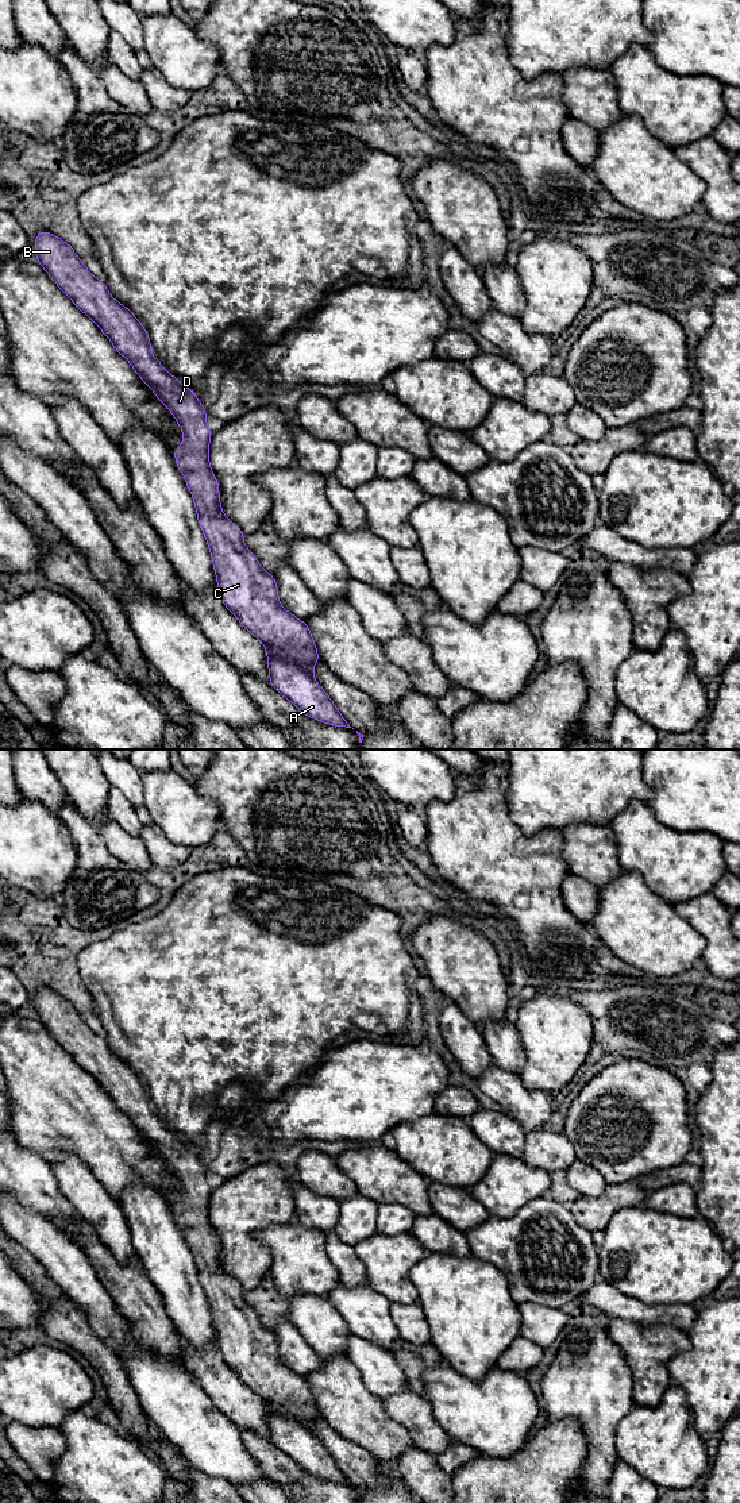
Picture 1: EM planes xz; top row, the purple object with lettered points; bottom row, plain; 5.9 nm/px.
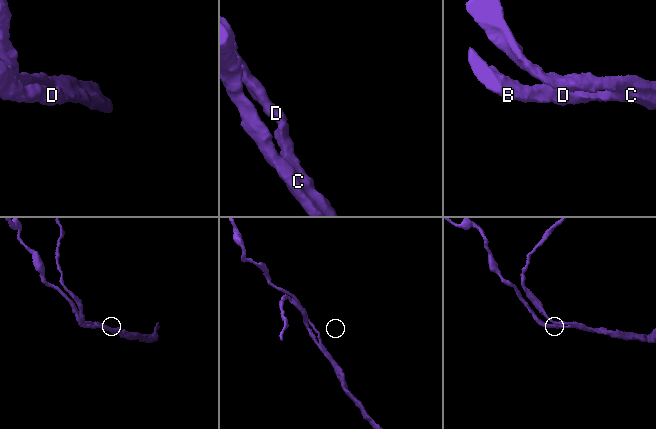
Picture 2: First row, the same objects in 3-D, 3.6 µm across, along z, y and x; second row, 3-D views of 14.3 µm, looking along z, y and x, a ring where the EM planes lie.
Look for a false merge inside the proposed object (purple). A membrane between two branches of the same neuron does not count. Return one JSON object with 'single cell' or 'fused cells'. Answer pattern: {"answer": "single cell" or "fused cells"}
{"answer": "single cell"}

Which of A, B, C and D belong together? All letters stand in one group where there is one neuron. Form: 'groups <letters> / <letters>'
groups A B C D

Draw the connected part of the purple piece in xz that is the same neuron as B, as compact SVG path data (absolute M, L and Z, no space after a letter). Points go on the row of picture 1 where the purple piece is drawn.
M38 231L34 251L50 278L96 323L171 411L185 435L182 444L174 448L174 459L194 500L217 590L224 606L265 645L271 687L302 714L334 727L351 728L313 678L313 666L320 658L307 623L281 606L273 574L259 566L243 543L242 529L221 510L219 483L209 466L212 432L207 427L207 411L194 390L181 385L151 355L149 334L142 323L84 266L72 244L49 231Z

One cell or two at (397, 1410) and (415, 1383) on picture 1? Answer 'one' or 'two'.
one

